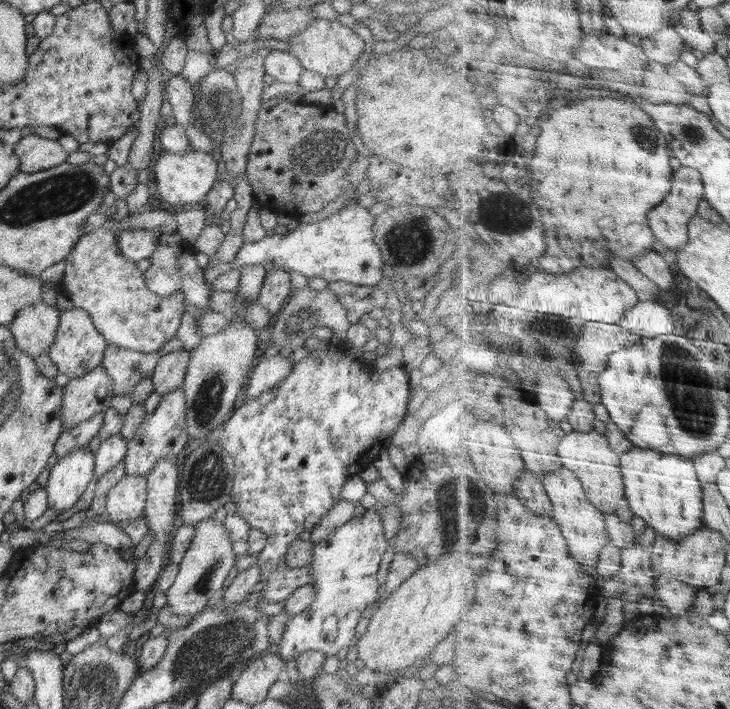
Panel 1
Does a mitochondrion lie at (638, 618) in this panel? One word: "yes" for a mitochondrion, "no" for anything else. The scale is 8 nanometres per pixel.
no

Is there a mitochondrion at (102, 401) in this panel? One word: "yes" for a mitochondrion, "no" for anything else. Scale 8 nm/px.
no

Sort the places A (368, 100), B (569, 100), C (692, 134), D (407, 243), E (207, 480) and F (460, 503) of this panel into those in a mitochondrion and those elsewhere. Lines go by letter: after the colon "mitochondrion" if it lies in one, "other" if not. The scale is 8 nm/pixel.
A: other
B: other
C: mitochondrion
D: mitochondrion
E: mitochondrion
F: mitochondrion

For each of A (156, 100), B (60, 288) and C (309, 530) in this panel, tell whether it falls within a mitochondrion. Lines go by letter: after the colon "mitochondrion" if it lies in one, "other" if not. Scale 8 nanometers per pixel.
A: other
B: other
C: other

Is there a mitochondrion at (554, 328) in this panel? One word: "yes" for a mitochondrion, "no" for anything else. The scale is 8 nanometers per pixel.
yes

